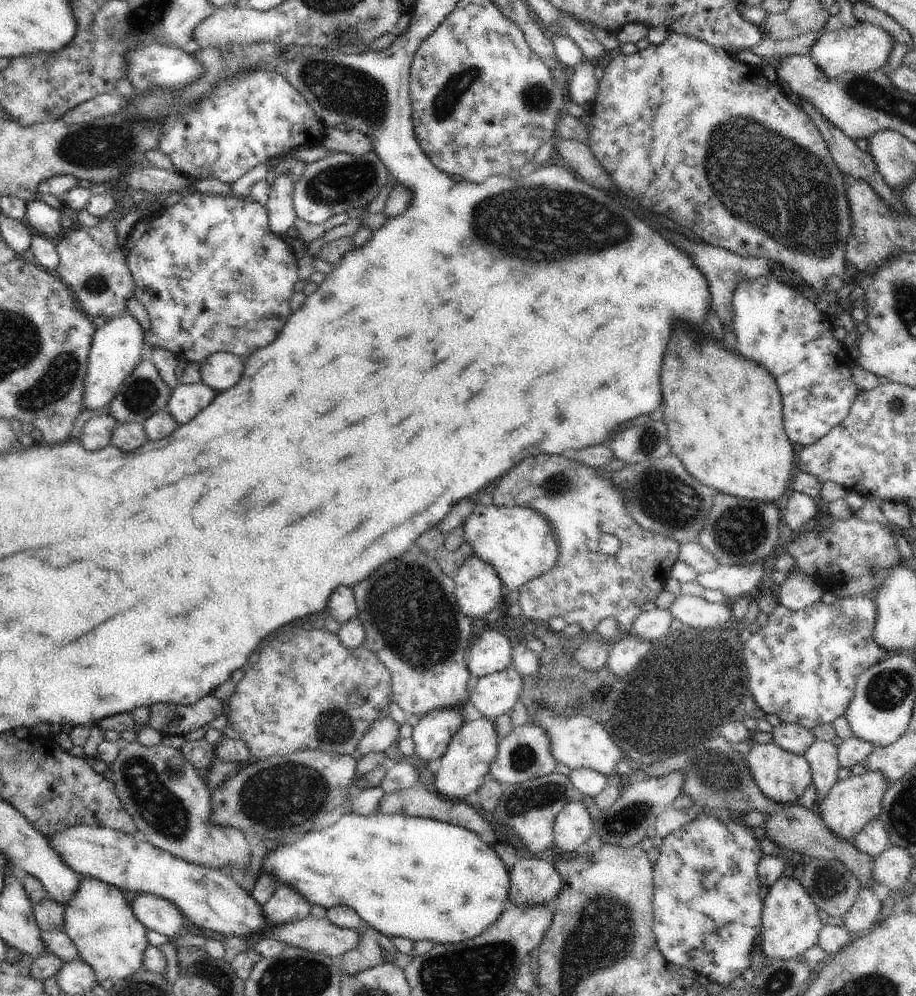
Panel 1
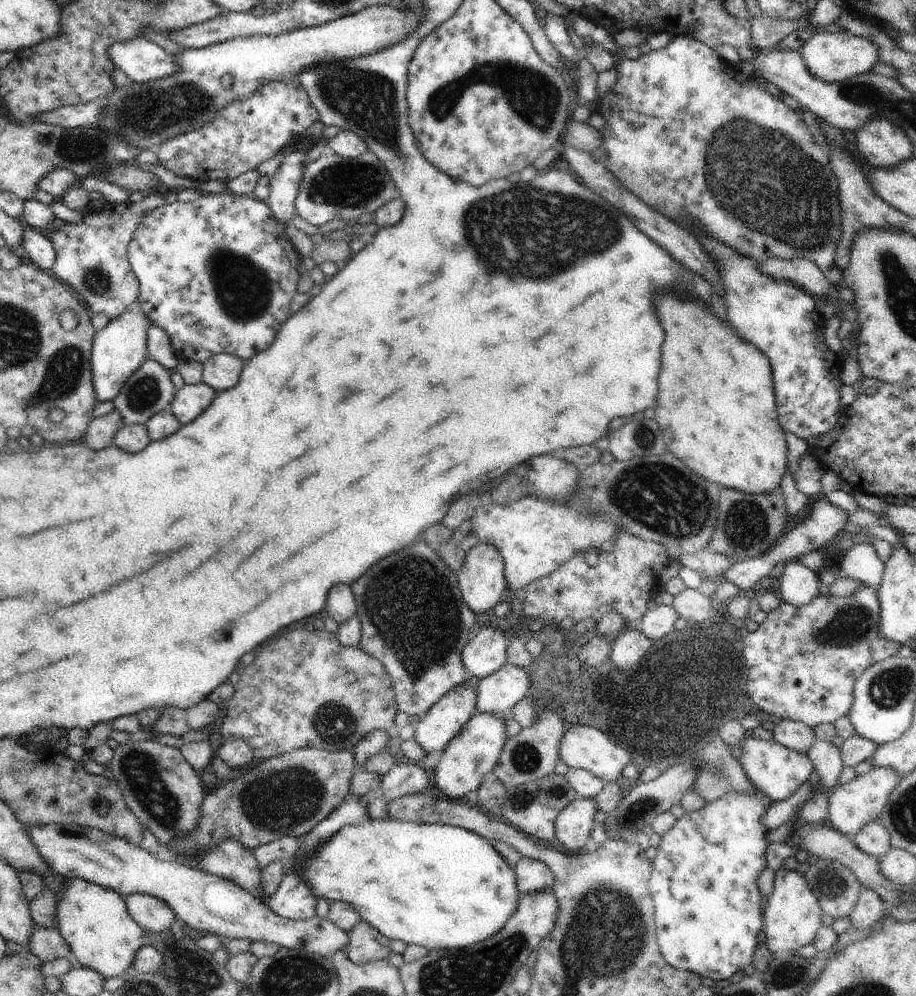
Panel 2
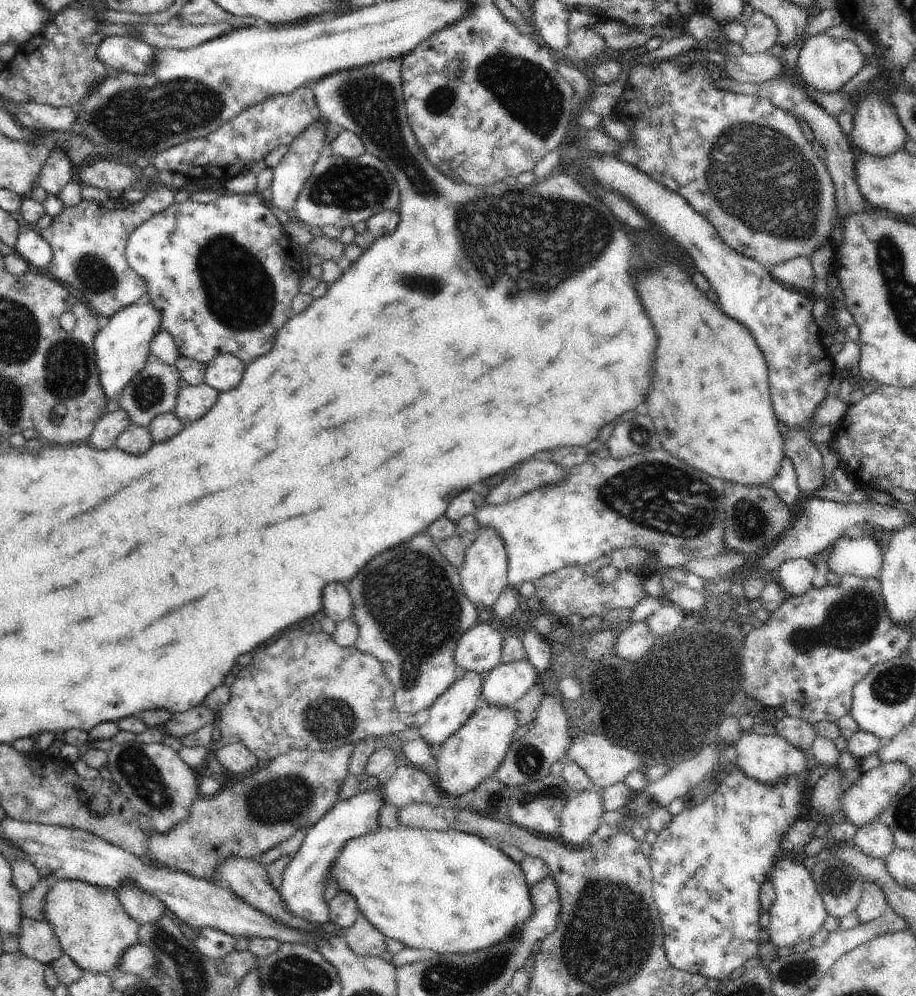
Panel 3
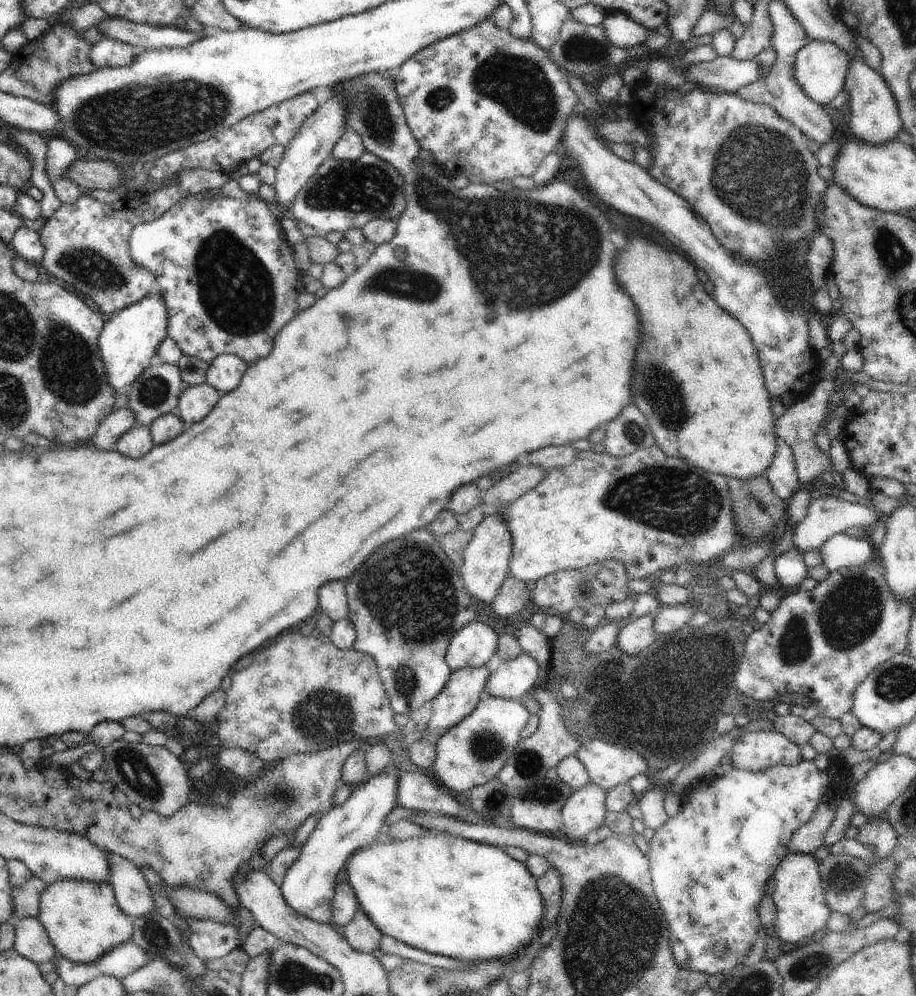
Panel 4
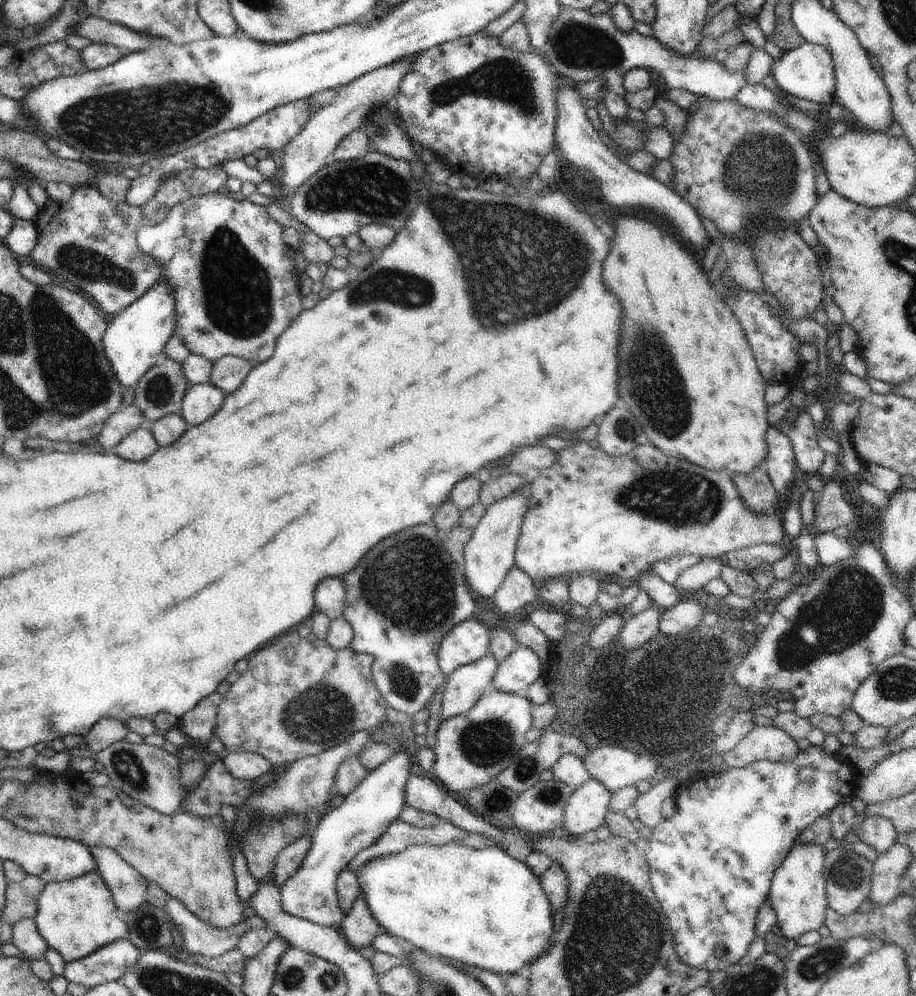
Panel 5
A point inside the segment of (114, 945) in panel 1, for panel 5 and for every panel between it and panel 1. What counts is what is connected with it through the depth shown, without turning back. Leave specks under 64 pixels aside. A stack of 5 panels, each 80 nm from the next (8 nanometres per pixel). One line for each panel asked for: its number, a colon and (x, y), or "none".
2: (94, 920)
3: (93, 930)
4: (82, 918)
5: (76, 917)

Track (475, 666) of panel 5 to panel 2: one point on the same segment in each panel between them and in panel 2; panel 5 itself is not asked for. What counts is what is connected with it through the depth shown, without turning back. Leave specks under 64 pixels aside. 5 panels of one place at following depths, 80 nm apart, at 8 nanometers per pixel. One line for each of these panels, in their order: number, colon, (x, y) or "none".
2: (443, 721)
3: (456, 706)
4: (457, 701)

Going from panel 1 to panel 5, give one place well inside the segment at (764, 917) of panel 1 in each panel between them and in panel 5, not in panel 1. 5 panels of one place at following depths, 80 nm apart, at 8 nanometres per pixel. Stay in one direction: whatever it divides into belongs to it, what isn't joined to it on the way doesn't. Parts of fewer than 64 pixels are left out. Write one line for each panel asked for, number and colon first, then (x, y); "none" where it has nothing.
2: (793, 916)
3: (796, 914)
4: (800, 906)
5: (797, 894)

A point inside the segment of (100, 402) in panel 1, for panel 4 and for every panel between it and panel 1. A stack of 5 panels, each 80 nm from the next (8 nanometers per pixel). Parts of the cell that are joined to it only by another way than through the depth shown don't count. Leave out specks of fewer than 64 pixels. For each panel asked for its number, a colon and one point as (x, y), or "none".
2: (118, 350)
3: (122, 346)
4: (128, 343)

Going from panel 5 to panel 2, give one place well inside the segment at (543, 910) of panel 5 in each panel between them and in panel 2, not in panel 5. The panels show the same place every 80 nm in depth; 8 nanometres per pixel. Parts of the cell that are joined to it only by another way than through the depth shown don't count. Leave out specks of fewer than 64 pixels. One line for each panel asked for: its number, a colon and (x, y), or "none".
2: (439, 886)
3: (447, 891)
4: (445, 894)

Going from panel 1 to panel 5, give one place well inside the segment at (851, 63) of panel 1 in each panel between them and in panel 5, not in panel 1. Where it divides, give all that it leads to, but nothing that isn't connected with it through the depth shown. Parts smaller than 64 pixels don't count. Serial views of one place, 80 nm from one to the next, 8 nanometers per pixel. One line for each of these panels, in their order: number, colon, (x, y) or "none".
2: (833, 57)
3: (826, 63)
4: (819, 67)
5: (807, 71)

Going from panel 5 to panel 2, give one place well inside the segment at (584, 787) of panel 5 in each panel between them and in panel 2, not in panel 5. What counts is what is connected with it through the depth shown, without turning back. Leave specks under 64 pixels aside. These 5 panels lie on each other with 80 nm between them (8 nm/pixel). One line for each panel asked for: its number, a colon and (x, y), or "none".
2: (574, 826)
3: (581, 817)
4: (584, 811)

